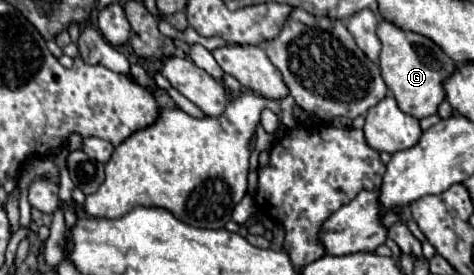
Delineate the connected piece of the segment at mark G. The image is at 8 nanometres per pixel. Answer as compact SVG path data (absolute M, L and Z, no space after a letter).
M389 20L379 22L377 36L383 44L383 50L379 56L381 76L387 84L387 88L393 92L399 108L405 114L411 114L419 120L435 114L437 106L445 98L443 80L457 68L457 64L433 40L429 40L417 32L397 28Z

